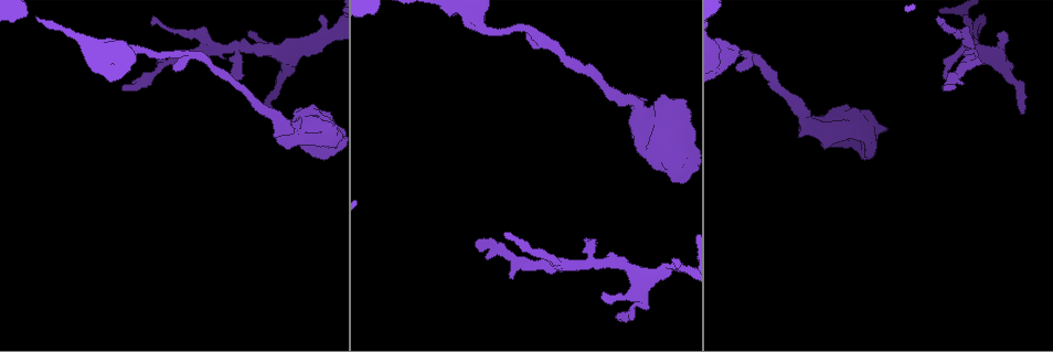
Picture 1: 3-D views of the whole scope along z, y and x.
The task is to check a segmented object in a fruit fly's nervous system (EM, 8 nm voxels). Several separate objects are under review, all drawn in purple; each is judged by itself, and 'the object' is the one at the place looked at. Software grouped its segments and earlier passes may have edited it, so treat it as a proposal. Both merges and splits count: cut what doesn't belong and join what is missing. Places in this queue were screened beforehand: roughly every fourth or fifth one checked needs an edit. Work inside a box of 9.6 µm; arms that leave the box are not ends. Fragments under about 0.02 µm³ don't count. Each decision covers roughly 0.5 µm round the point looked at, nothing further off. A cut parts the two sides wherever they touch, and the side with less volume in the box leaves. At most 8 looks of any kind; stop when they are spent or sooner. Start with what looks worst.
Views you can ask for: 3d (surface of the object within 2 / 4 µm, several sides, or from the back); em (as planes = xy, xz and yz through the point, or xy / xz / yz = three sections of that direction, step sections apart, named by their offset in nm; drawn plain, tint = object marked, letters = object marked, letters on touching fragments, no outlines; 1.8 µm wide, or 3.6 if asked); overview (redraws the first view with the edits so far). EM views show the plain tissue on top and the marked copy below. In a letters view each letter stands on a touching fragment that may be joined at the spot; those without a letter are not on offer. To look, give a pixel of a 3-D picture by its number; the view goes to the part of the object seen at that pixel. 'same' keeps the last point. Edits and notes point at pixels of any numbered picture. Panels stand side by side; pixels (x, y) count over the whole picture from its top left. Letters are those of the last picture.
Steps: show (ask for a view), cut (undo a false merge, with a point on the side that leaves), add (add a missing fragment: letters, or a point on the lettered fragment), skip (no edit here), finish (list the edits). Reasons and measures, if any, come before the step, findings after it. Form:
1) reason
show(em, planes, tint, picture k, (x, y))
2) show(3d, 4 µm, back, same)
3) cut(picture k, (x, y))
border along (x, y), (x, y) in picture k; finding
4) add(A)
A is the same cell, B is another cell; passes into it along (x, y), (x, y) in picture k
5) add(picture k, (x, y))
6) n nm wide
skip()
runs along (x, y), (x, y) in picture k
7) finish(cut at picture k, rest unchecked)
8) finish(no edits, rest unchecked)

an open end
show(3d, 2 µm, picture 1, (479, 251))

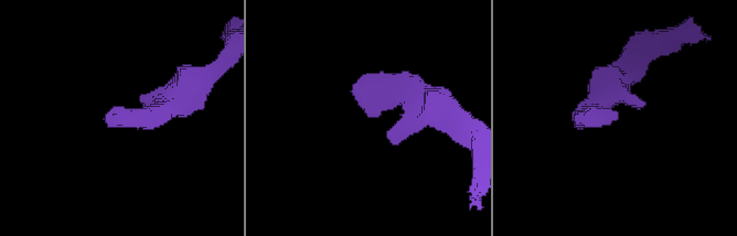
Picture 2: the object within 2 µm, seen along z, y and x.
shape alone is not enough
show(em, planes, letters, picture 2, (375, 111))

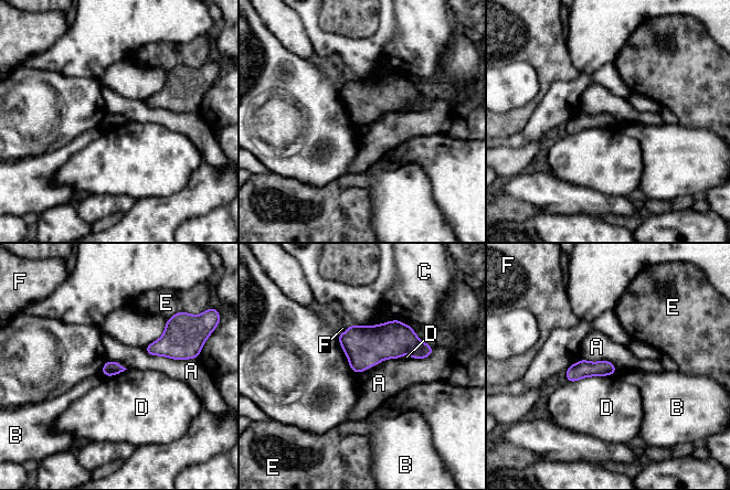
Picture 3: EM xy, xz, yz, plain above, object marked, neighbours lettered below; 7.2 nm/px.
D touches over 380 nm
skip()
A, B, C, D, E and F are other cells; none of them fits

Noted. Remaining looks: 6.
an open end
show(3d, 4 µm, picture 1, (617, 320))

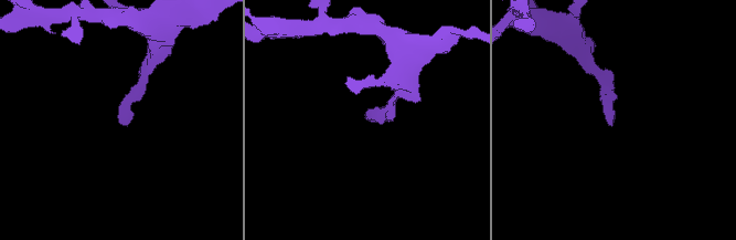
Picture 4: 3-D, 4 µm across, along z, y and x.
shape alone is not enough
show(em, 3.6 µm, planes, letters, picture 4, (367, 118))

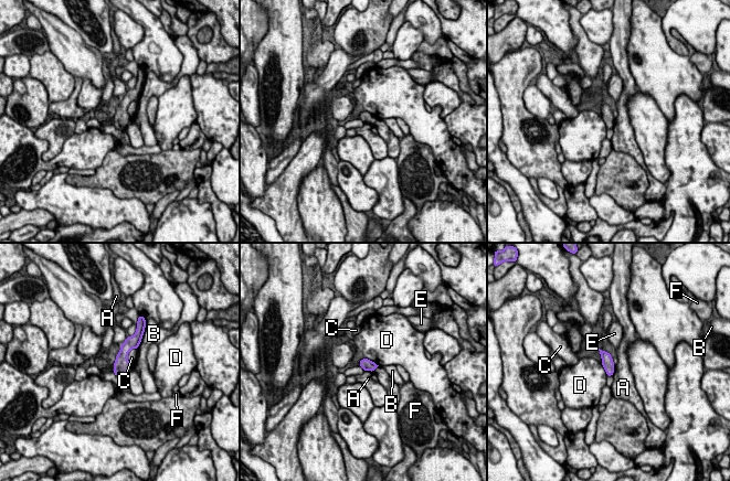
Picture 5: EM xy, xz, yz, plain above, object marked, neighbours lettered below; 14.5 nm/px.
160 nm wide; D touches over 320 nm
skip()
A, B, C, D, E and F are other cells; no lettered fragment goes on from it

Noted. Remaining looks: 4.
tapers out
show(em, xz, step 4, tint, picture 1, (998, 35))

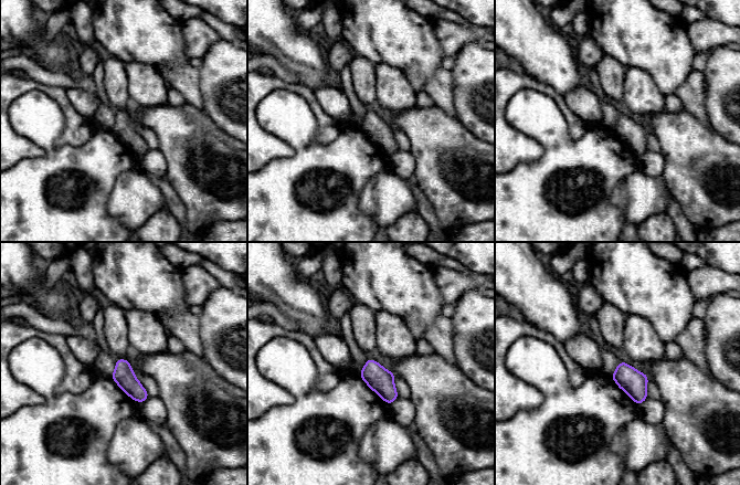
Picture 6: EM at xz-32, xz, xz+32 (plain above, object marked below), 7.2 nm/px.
another direction
show(em, planes, tint, same)

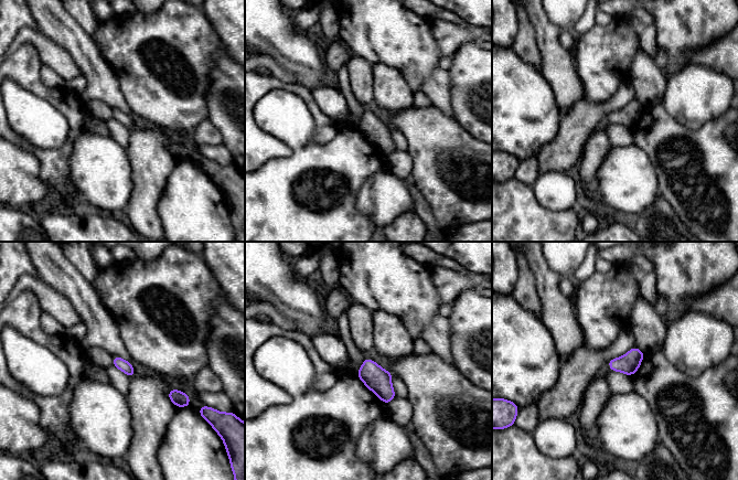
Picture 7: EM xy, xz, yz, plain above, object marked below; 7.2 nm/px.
what lies round it
show(em, planes, letters, same)

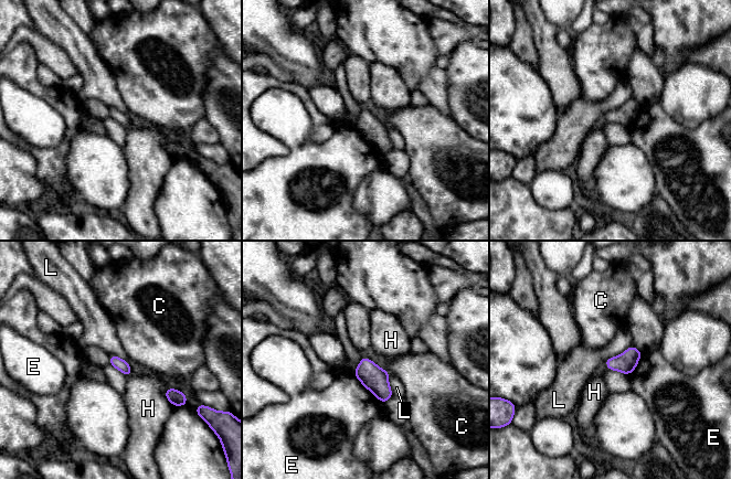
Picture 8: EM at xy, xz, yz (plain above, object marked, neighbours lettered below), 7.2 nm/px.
skip()
C, E, H and L are other cells; border along (632, 344), (605, 361) in picture 8; no lettered fragment goes on from it

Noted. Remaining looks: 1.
finish(no edits, rest unchecked)

